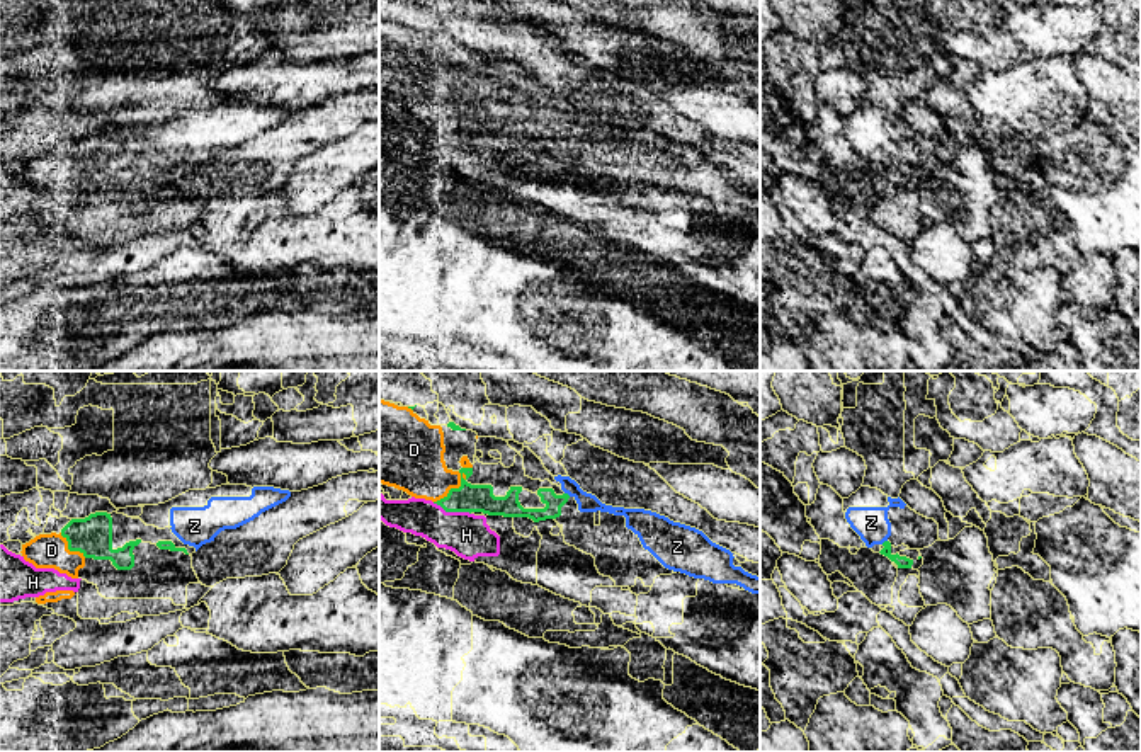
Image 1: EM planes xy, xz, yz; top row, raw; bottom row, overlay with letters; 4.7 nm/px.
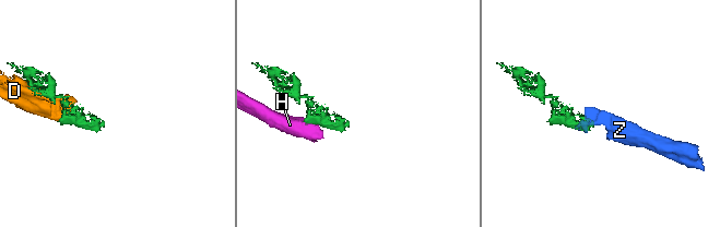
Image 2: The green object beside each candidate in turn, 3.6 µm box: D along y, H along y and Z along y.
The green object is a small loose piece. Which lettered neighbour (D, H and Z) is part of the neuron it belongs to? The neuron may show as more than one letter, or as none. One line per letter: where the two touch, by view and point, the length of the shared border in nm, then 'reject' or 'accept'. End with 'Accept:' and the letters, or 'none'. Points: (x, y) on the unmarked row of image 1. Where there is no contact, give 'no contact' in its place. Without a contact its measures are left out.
D: xz (451, 108) | 200 nm | accept
H: xz (451, 130) | 190 nm | reject
Z: xz (567, 113) | 40 nm | accept
Accept: D, Z

